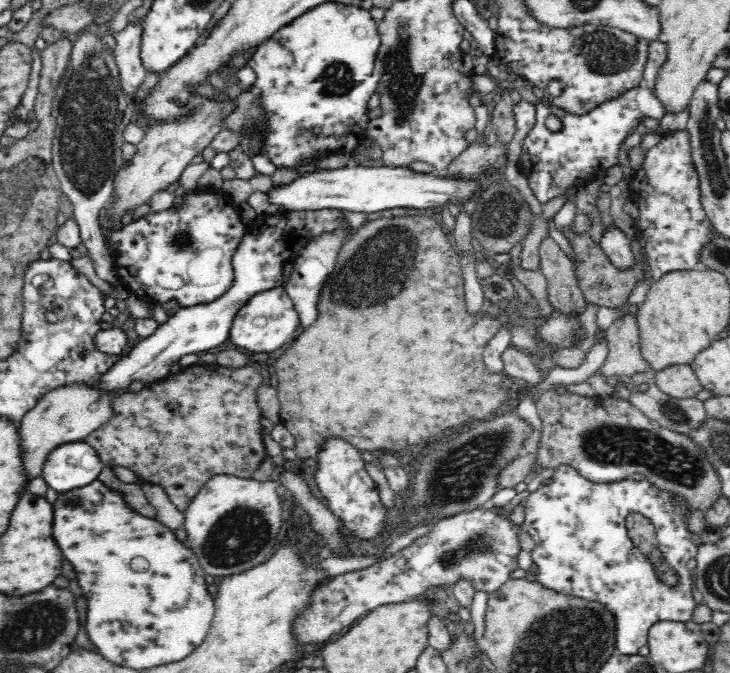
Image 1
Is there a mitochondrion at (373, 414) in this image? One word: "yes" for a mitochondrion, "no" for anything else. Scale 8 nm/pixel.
yes

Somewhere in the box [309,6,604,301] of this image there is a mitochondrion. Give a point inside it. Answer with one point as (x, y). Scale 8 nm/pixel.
(402, 82)

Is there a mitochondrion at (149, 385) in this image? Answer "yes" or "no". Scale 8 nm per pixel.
no

